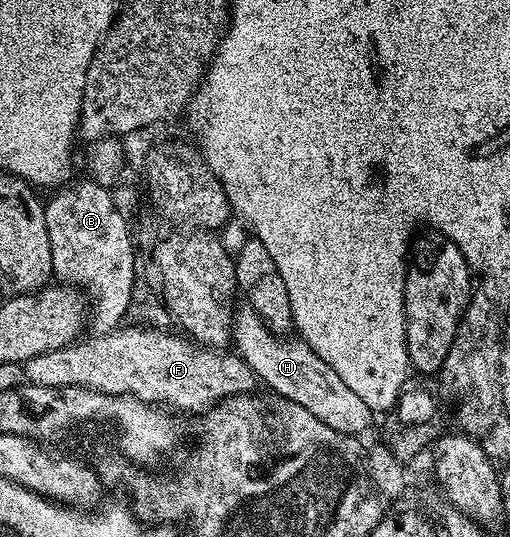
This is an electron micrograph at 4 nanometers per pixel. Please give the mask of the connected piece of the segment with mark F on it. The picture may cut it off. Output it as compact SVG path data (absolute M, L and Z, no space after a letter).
M123 332L91 335L57 351L37 355L25 363L26 380L50 389L80 385L115 397L135 397L149 405L172 410L192 409L195 415L215 408L226 397L256 392L256 375L238 352L207 348L188 339L170 341L159 333Z

